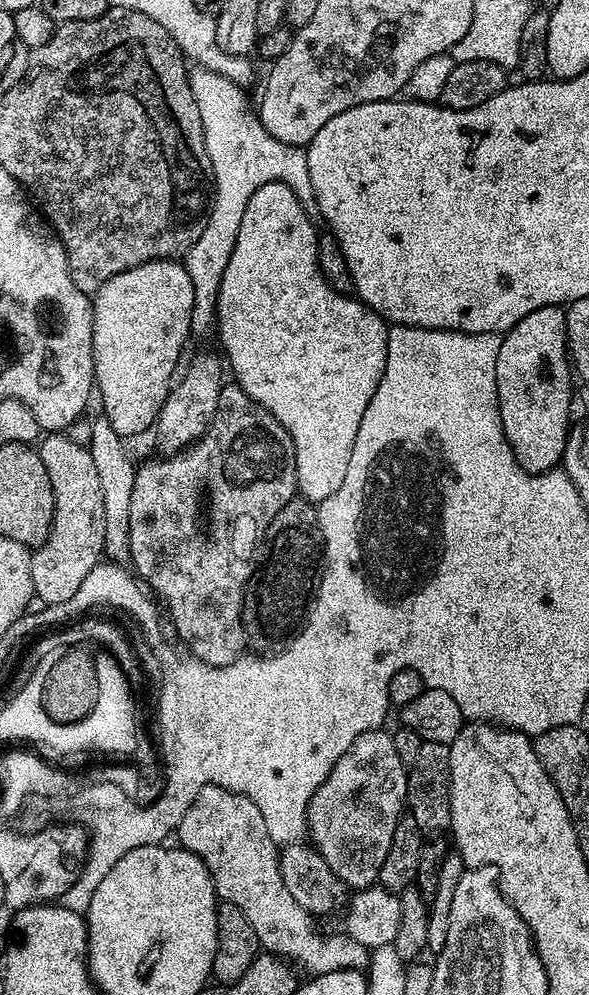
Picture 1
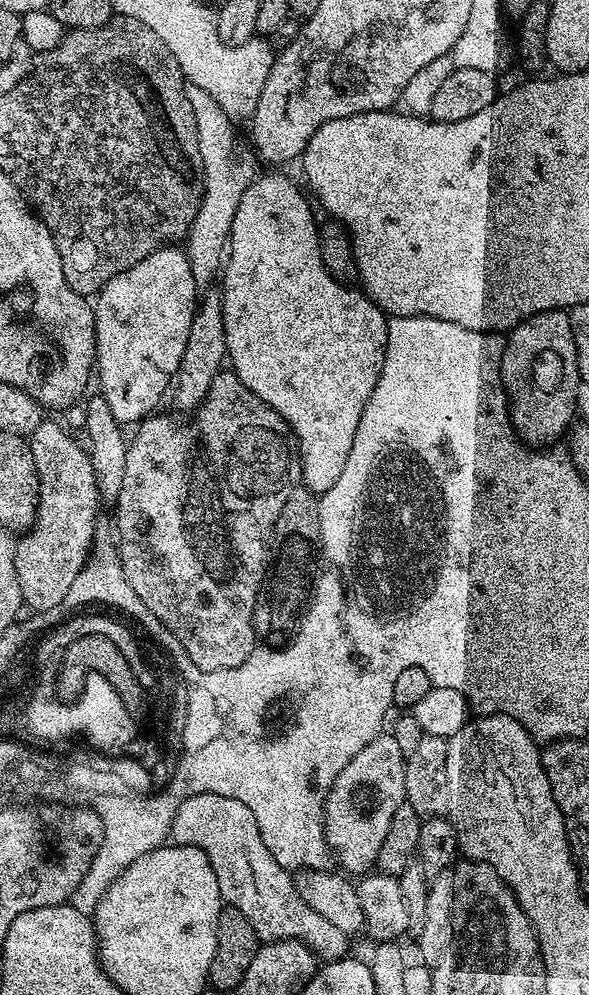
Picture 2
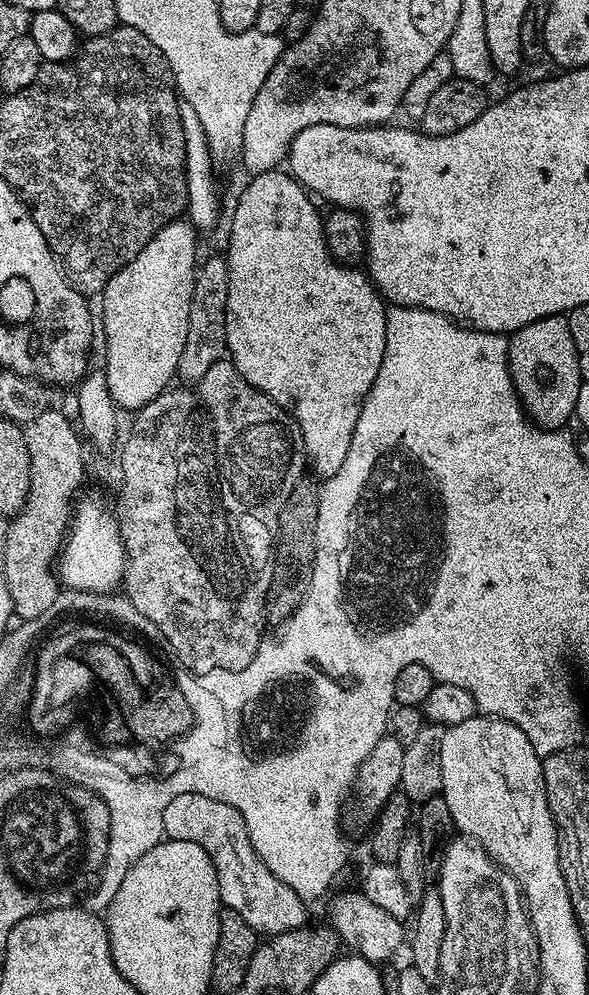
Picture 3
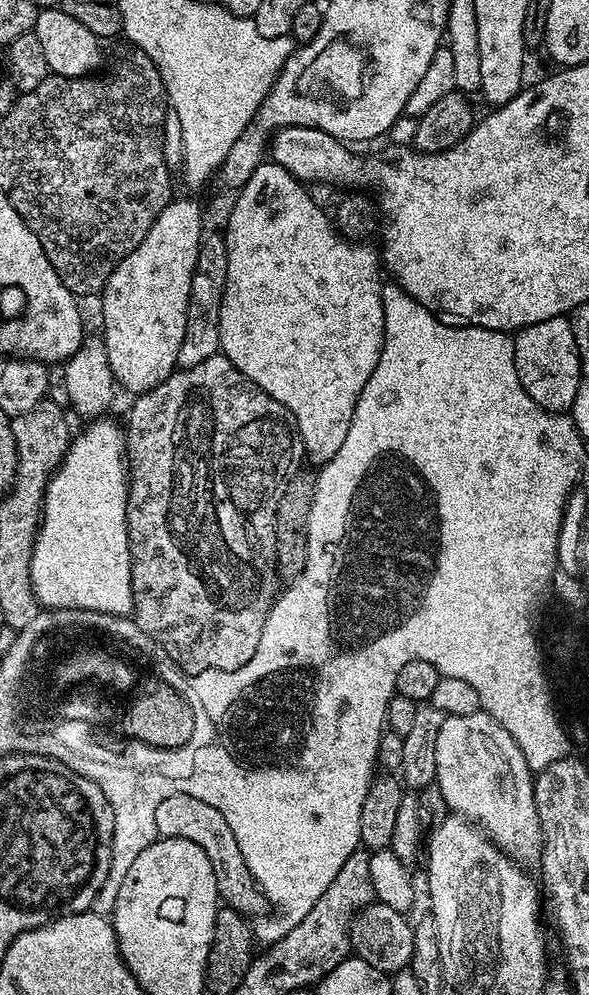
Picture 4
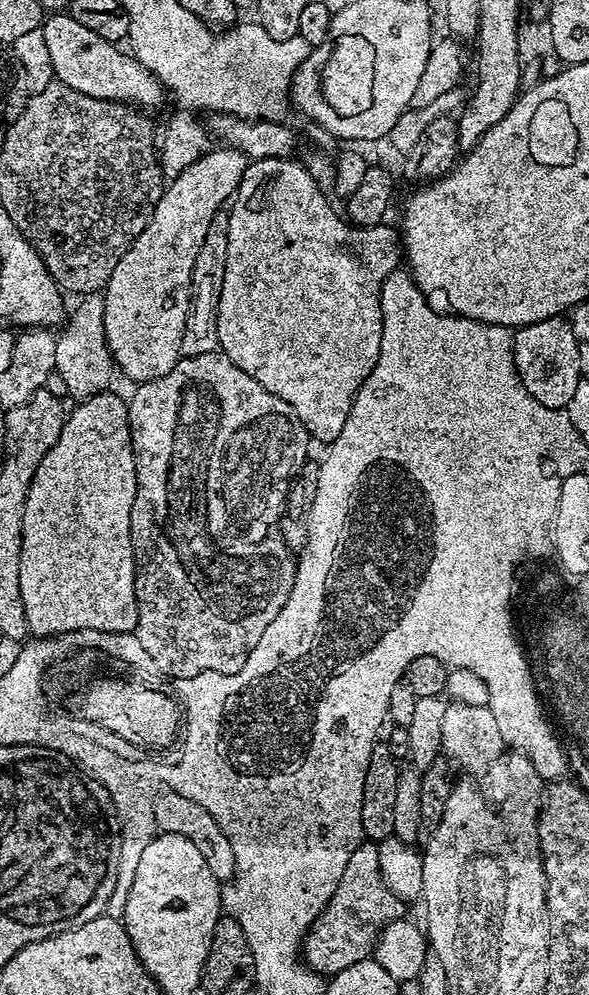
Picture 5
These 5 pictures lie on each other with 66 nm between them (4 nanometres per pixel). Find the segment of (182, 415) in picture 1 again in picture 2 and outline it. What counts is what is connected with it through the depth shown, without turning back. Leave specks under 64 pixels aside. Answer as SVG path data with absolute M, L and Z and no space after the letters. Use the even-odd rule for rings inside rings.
M208 292L199 297L196 313L190 322L190 338L186 338L186 350L182 354L180 369L174 377L174 392L176 388L176 404L185 414L191 413L204 402L210 390L210 382L214 382L217 372L225 367L226 330L224 329L224 301L221 293Z

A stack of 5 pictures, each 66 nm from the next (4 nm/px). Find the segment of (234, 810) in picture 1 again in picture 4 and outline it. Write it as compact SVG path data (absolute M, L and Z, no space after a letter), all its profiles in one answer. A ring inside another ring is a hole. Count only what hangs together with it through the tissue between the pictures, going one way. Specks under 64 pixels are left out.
M176 793L158 805L154 822L158 825L158 837L186 838L186 842L194 842L194 846L202 846L202 850L206 850L206 858L210 858L210 866L214 866L214 878L221 901L227 907L243 912L248 918L259 917L265 911L262 893L246 866L246 858L242 858L242 850L238 850L238 842L234 842L234 830L230 830L226 818L222 818L218 809L189 794Z

